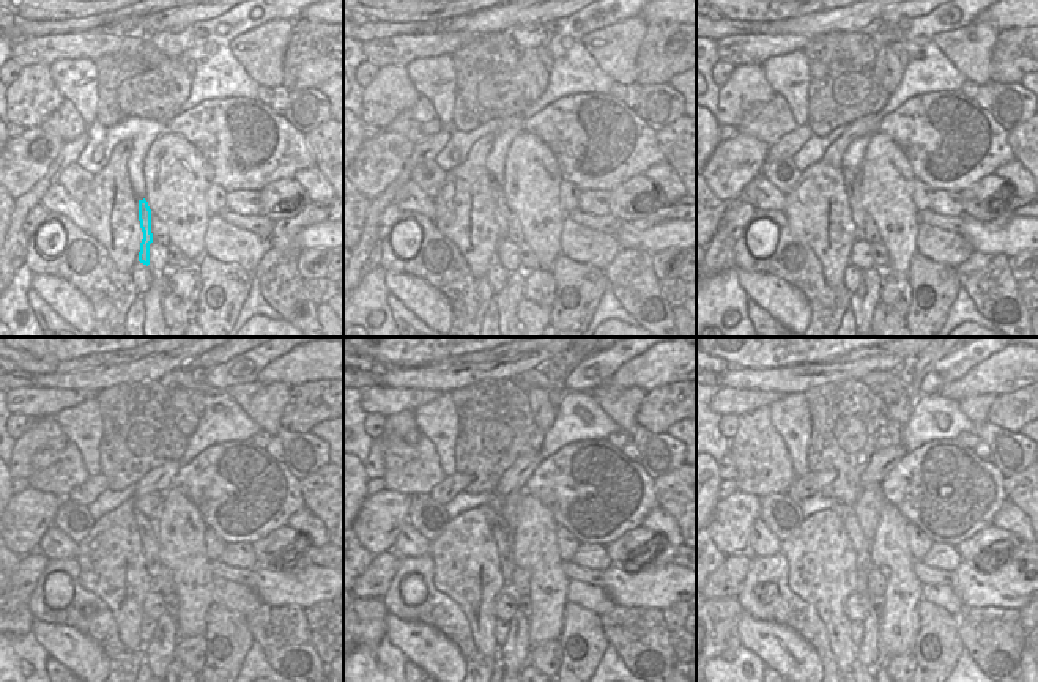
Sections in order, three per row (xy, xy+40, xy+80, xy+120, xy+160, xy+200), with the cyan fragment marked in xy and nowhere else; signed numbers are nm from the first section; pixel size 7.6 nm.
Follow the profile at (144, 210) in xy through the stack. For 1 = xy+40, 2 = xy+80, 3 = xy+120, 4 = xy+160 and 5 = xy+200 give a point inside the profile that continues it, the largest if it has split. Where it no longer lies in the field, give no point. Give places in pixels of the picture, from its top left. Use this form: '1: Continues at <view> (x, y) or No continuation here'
1: Continues at xy+40 (503, 213)
2: Continues at xy+80 (851, 180)
3: Continues at xy+120 (147, 528)
4: Continues at xy+160 (501, 533)
5: Continues at xy+200 (846, 514).

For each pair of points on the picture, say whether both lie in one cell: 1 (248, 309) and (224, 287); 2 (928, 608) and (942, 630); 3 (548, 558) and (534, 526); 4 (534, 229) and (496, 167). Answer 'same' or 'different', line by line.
1: different
2: same
3: same
4: different

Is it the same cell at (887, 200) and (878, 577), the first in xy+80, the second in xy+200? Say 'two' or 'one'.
two

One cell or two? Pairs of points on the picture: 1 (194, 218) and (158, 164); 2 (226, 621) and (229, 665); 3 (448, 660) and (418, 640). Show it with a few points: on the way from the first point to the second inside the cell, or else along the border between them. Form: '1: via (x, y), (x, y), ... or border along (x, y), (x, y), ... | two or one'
1: via (181, 205), (175, 181), (170, 177) | one
2: via (227, 632), (235, 646), (232, 654) | one
3: via (440, 657), (426, 646) | one

